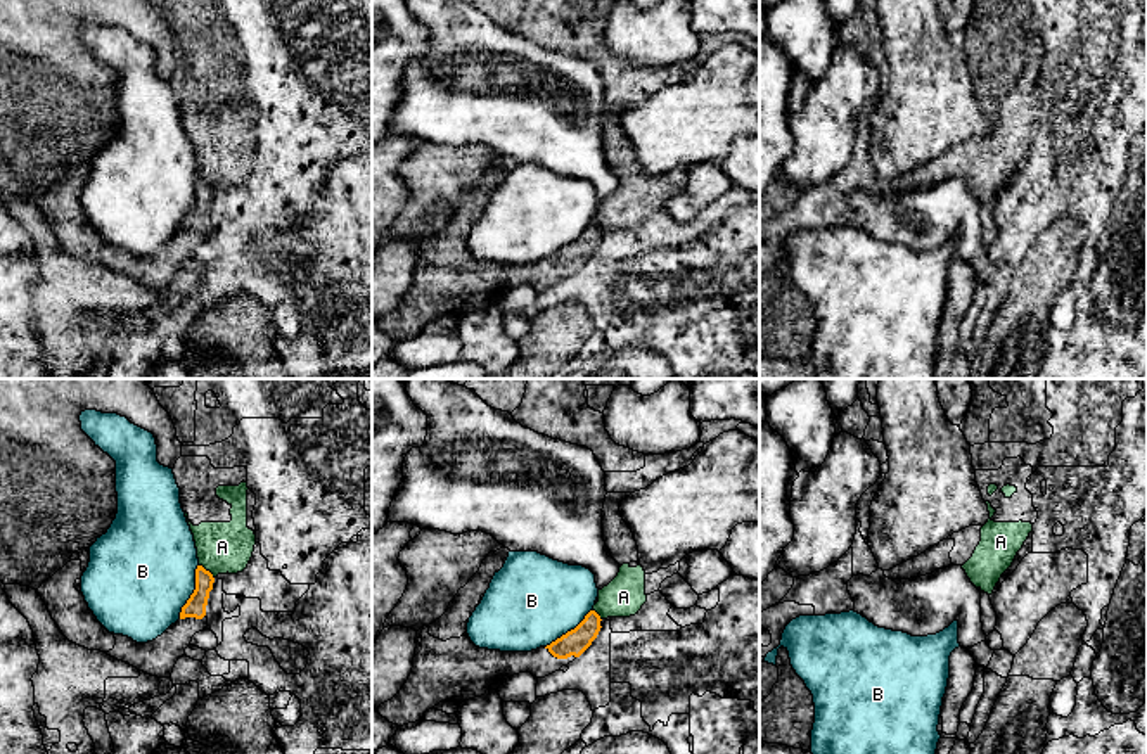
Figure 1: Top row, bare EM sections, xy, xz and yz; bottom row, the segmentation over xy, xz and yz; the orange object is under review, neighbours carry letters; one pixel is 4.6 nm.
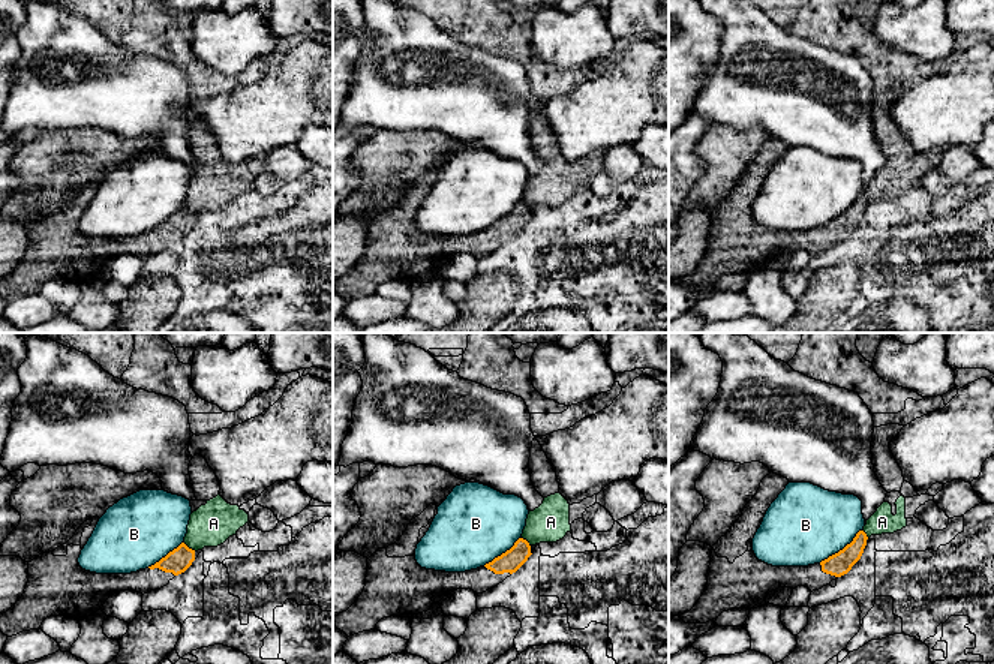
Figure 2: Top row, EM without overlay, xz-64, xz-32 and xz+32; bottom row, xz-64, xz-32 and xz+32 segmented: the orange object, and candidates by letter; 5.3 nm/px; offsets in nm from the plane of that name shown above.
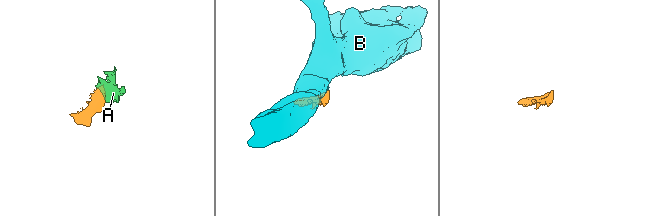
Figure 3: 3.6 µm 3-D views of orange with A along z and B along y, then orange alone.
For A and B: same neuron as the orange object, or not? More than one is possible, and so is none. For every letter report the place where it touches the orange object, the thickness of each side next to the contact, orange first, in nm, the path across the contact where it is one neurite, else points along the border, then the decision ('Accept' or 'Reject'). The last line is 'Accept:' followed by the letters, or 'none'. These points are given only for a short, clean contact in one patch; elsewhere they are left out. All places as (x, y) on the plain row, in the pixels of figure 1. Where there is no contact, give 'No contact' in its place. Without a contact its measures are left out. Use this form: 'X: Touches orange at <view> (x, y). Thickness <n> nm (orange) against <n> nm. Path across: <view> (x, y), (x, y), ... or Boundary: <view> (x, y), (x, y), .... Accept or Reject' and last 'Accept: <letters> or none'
A: Touches orange at xy (208, 184). Thickness 100 nm (orange) against 240 nm. Boundary: xy (199, 177), (213, 191). Reject
B: Touches orange at xy (194, 204). Thickness 100 nm (orange) against 480 nm. Reject
Accept: none

